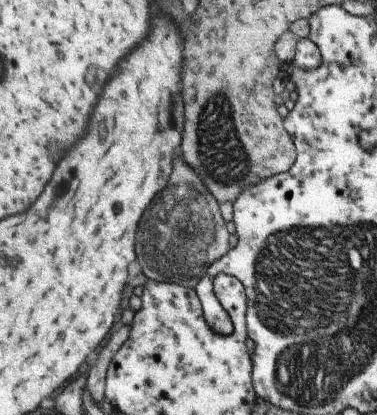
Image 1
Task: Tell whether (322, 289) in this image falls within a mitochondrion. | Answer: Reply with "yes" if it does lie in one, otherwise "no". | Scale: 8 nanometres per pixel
yes

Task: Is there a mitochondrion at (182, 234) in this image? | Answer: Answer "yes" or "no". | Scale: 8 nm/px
yes

